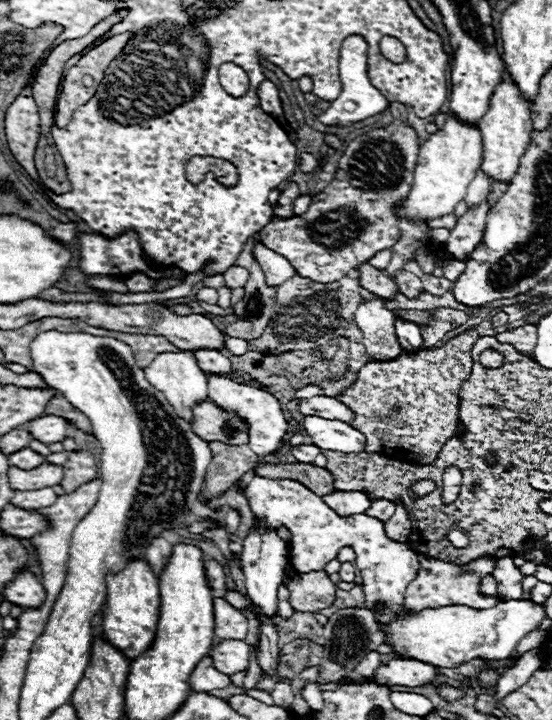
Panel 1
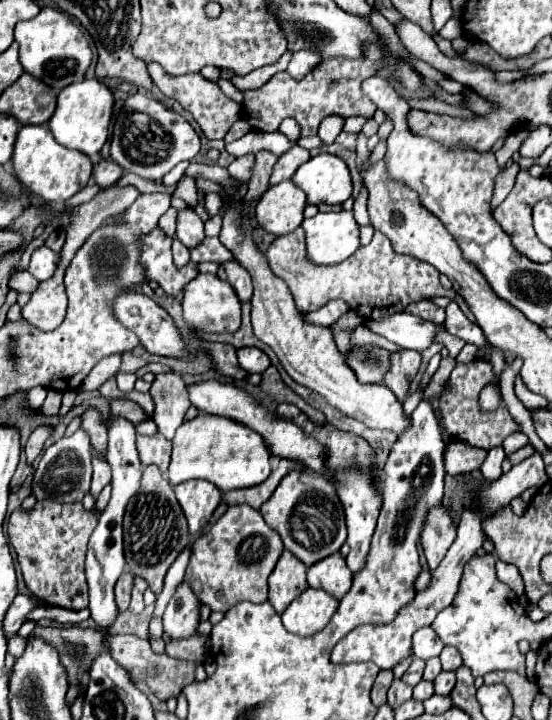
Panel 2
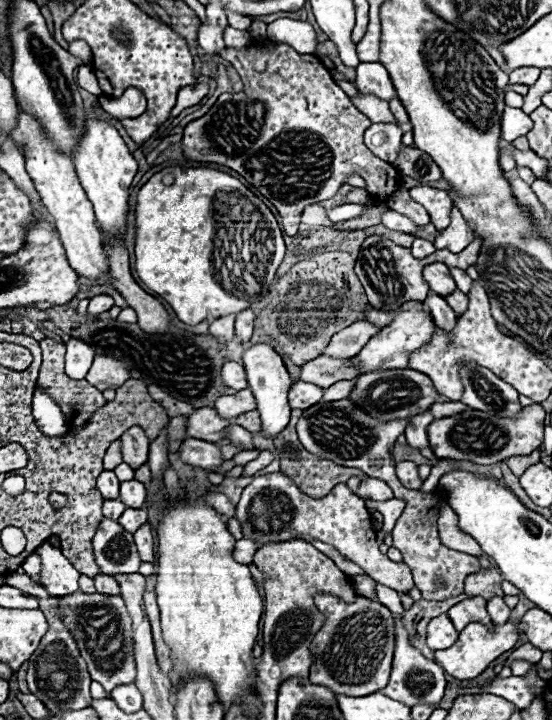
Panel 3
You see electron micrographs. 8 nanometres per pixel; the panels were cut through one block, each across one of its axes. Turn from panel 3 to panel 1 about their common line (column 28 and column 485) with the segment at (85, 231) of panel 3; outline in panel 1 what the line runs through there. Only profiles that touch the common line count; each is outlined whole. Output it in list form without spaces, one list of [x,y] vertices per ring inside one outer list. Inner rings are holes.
[[[502,74],[502,86],[494,90],[494,96],[490,100],[490,108],[486,116],[480,120],[480,134],[482,134],[482,172],[498,182],[510,182],[514,174],[518,172],[520,158],[524,156],[524,150],[530,142],[530,106],[526,100],[522,100],[518,88],[514,88],[510,76]]]

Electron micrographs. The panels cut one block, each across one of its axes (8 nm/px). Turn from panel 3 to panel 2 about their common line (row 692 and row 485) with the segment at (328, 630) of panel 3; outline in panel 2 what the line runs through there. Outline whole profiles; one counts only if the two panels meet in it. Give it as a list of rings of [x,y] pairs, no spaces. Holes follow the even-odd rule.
[[[318,426],[314,430],[316,438],[320,438],[320,442],[324,442],[324,446],[328,446],[328,454],[332,454],[332,466],[336,466],[336,470],[340,470],[340,482],[336,486],[344,512],[346,512],[346,526],[348,526],[348,544],[350,544],[350,554],[346,556],[348,568],[352,570],[352,576],[358,574],[364,564],[366,564],[366,556],[370,550],[370,540],[376,528],[376,520],[378,520],[378,512],[382,506],[382,496],[376,494],[376,490],[372,490],[372,486],[368,486],[368,466],[374,466],[374,450],[358,436],[342,432],[334,426]]]

